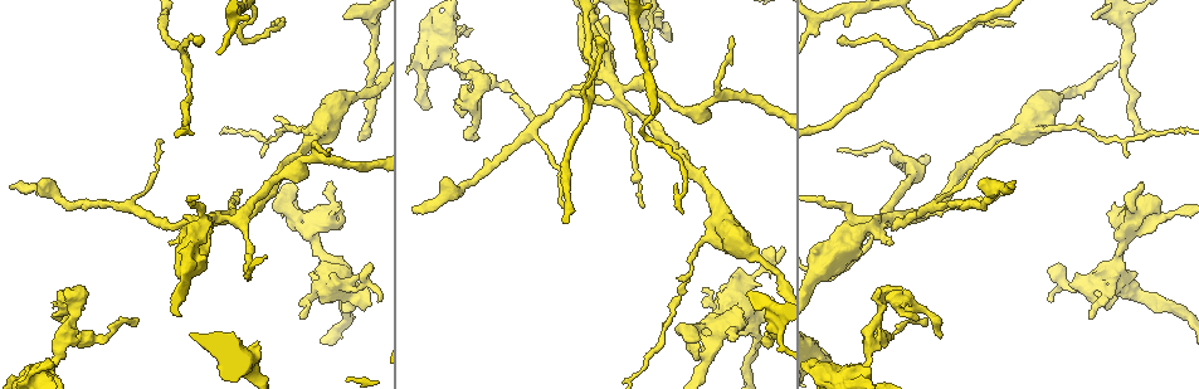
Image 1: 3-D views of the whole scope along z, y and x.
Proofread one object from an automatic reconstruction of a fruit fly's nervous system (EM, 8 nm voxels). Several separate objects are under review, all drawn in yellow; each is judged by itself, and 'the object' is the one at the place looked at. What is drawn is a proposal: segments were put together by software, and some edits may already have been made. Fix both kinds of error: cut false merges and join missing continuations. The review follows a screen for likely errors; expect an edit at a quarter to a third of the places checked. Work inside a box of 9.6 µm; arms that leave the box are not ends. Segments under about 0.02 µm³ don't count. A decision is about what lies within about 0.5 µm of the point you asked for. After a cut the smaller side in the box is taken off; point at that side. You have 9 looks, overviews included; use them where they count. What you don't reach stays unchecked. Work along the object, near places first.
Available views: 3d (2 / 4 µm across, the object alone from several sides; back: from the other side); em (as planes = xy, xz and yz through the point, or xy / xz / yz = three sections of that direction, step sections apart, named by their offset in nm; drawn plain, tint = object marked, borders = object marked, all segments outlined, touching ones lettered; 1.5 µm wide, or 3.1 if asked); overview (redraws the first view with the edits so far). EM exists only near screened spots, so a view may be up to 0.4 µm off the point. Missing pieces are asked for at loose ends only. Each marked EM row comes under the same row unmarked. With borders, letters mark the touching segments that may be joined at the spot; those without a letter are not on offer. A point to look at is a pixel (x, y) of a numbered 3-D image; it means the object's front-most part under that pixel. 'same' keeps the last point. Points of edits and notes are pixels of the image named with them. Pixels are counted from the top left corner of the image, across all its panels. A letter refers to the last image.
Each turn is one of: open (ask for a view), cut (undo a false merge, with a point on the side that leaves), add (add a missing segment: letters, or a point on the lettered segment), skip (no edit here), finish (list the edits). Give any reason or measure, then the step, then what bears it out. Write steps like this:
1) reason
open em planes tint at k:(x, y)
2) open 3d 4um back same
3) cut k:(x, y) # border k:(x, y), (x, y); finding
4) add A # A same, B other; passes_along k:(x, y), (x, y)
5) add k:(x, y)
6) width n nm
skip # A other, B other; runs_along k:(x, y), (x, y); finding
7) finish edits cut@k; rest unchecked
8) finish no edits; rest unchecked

four arms meet
open 3d 4um at 1:(218, 217)

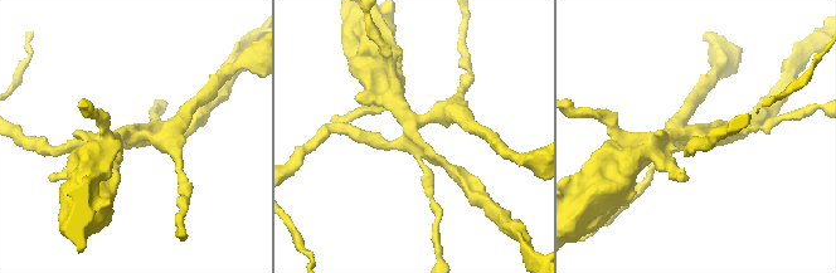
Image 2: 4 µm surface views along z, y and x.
open em planes borders at 2:(411, 127)

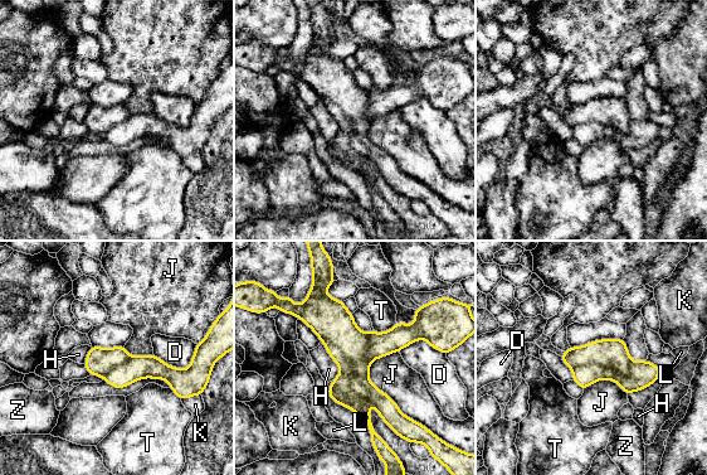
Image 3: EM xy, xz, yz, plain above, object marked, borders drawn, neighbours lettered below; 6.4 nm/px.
cut 3:(640, 374) # D other, H other, J other, K other, L other, T other, Z other; border 3:(632, 362), (625, 374), (573, 369); a second neuron is stuck on

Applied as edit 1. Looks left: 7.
branch stops here
open 3d 4um at 1:(460, 116)

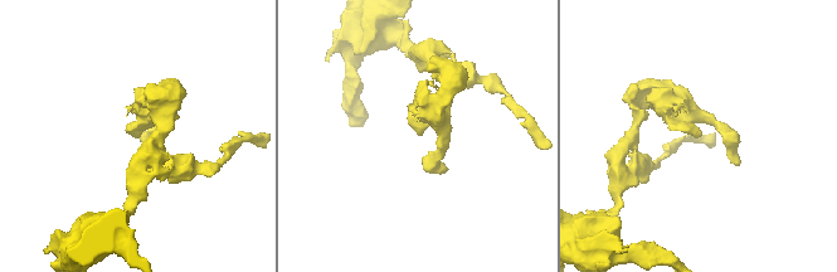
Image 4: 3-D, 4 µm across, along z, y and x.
shape alone is not enough
open em planes borders at 4:(699, 131)

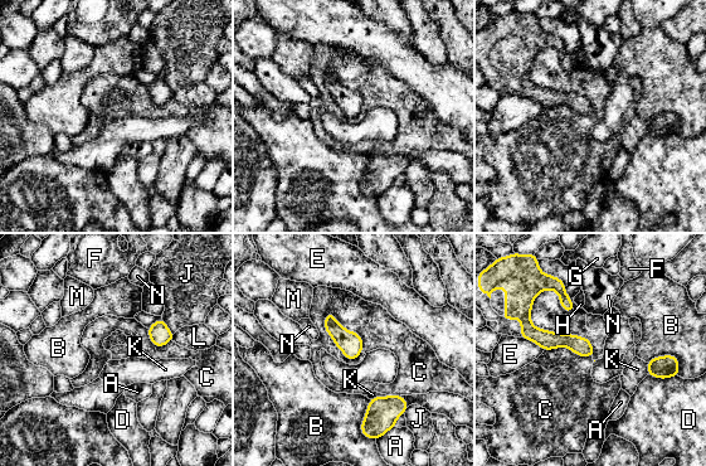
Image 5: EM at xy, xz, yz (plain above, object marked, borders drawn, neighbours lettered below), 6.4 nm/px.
longest_contact C 340 nm
skip # A other, B other, C other, D other, E other, F other, G other, H other, J other, K other, L other, M other, N other; runs_along 5:(527, 323), (589, 353); no lettered segment goes on from it

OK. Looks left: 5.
thin end
open 3d 2um at 1:(837, 43)

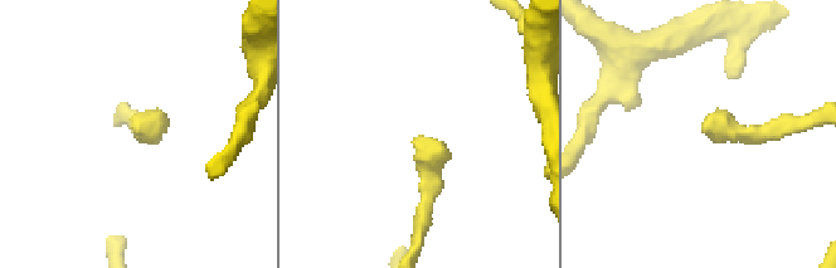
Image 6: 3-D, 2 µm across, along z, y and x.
open em xz step 8 tint at 6:(135, 128)

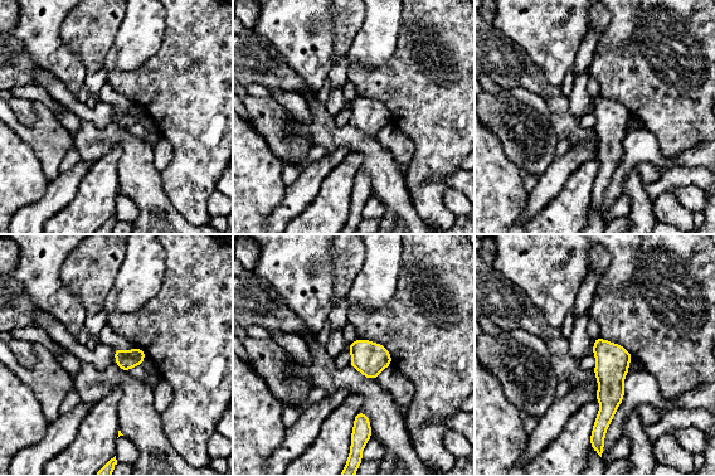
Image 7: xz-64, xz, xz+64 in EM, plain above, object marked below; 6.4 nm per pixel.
cut it another way
open em planes borders same

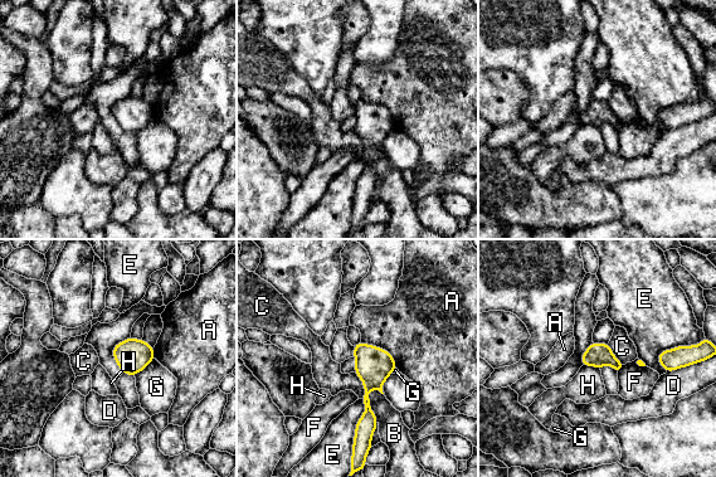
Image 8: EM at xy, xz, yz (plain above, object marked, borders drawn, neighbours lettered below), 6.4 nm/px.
skip # A other, B other, C other, D other, E other, F other, G other, H other; runs_along 8:(360, 346), (368, 358), (364, 436); none of them fits

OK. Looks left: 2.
long arm stops here
open 3d 2um back at 1:(1145, 140)

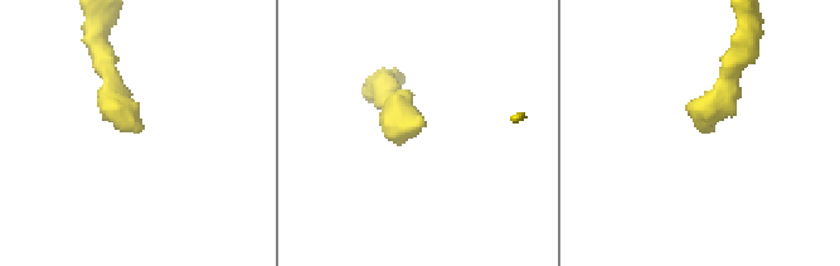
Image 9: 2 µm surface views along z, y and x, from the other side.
open em xy step 4 borders at 9:(134, 128)

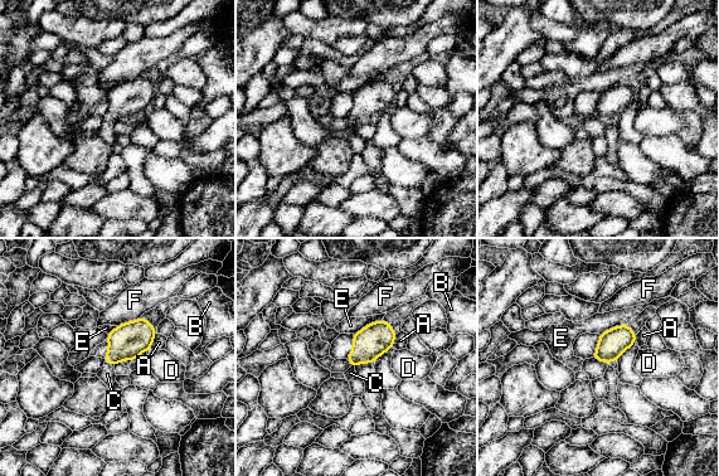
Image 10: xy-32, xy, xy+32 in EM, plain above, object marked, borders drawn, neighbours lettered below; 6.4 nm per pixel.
width 180 nm; longest_contact E 220 nm
add C # A other, B other, C same, D other, E other, F other; it goes on there

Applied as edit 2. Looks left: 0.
finish edits cut@3, add@10; rest unchecked

